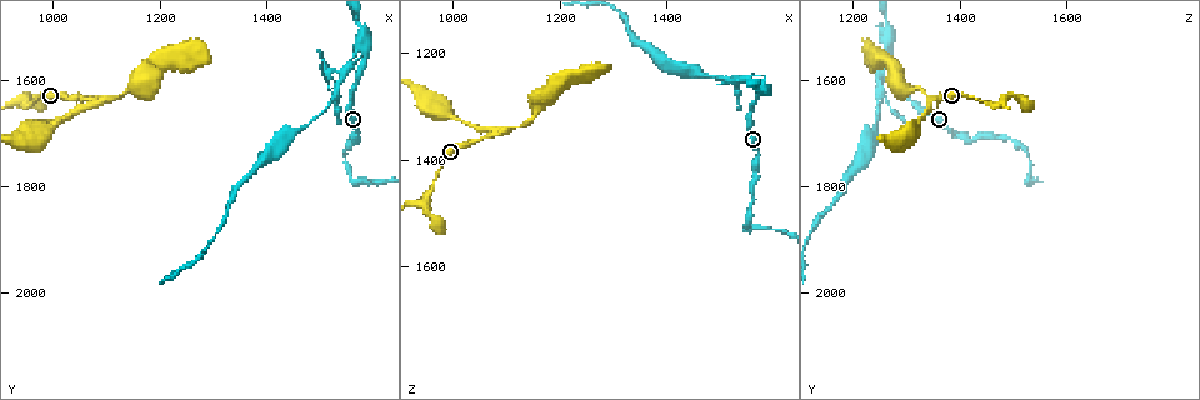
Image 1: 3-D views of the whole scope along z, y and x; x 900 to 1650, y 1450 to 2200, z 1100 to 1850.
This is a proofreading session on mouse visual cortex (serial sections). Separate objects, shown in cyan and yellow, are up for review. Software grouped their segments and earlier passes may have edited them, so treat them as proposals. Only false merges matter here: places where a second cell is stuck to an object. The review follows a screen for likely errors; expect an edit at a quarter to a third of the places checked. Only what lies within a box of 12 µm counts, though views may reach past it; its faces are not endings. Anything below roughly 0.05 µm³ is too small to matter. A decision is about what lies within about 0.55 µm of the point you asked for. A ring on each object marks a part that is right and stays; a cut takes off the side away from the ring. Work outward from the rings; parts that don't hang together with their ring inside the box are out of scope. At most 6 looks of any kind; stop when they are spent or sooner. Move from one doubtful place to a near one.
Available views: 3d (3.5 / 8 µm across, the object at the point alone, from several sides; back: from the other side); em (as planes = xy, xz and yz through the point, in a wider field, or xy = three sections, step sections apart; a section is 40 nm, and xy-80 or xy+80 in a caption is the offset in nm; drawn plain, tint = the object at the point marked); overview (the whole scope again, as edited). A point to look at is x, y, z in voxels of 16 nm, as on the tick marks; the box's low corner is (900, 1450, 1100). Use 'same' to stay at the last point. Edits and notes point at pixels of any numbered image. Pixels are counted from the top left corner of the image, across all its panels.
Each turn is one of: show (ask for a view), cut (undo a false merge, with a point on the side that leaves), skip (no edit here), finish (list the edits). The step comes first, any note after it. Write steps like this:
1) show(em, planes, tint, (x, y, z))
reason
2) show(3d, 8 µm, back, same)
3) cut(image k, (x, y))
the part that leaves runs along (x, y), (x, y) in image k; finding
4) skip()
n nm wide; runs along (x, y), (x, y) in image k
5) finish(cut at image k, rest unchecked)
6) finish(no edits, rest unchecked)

show(3d, 3.5 µm, (1605, 1795, 1535))
thin neck

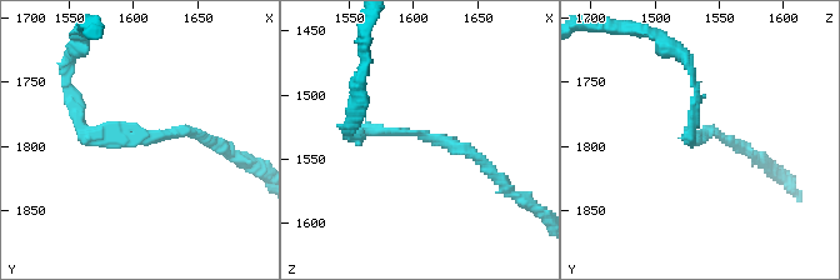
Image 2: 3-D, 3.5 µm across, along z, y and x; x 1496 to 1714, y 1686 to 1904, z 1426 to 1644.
show(em, xy, step 5, tint, (1604, 1794, 1534))
arms of 150, 150 nm; need the tissue

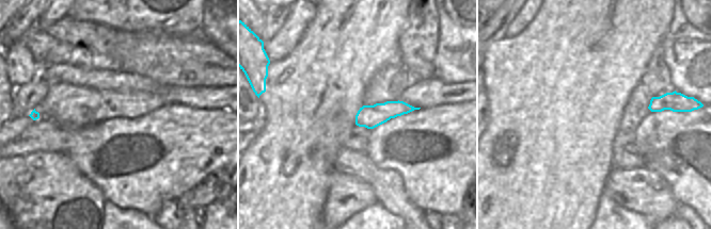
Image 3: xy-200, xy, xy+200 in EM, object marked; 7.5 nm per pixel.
skip()
runs along (73, 106), (91, 138), (195, 138) in image 2; all the same cell

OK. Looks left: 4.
show(3d, 3.5 µm, back, (1585, 1545, 1265))
sharp bend

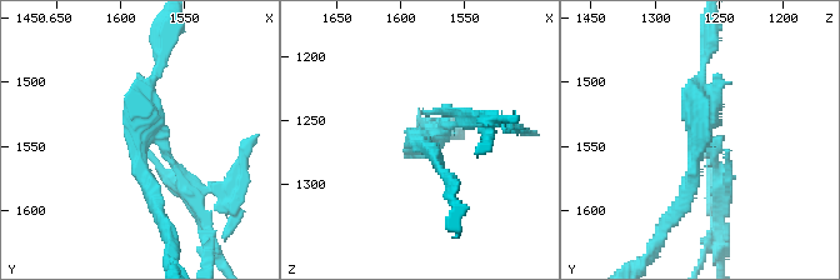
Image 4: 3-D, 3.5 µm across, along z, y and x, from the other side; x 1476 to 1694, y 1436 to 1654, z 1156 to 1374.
show(em, xy, step 3, tint, (1586, 1546, 1266))

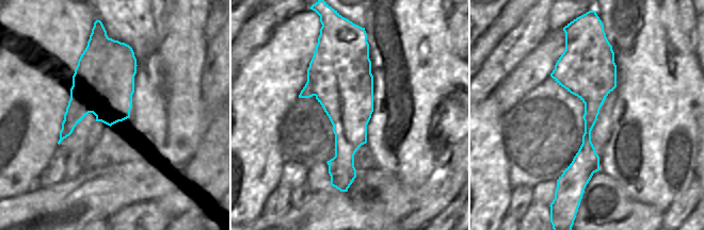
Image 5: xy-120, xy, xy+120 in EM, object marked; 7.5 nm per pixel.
show(em, xy, step 5, tint, same)
cut it another way

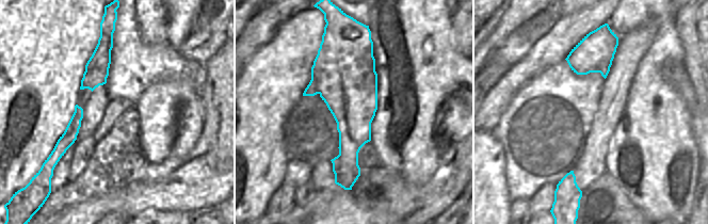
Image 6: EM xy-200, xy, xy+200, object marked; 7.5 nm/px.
cut(image 4, (170, 175))
460 nm wide; the part that leaves runs along (158, 139), (200, 211), (208, 243) in image 4; a second cell is stuck on

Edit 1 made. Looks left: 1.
finish(cut at image 4, rest unchecked)

